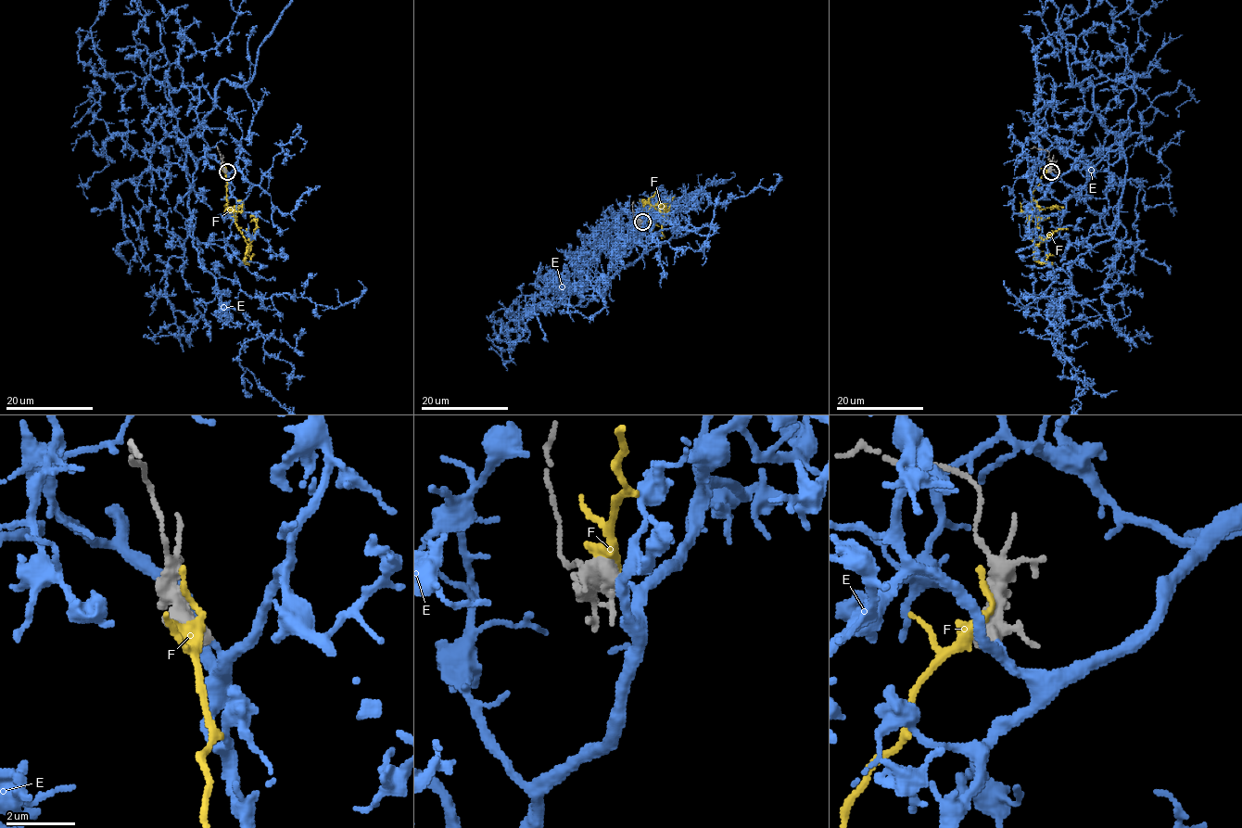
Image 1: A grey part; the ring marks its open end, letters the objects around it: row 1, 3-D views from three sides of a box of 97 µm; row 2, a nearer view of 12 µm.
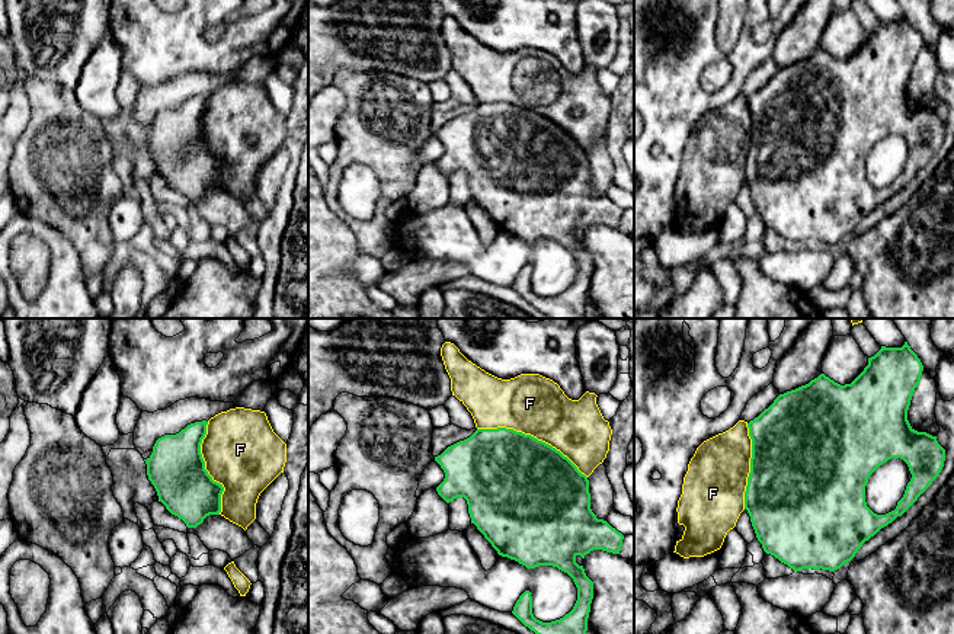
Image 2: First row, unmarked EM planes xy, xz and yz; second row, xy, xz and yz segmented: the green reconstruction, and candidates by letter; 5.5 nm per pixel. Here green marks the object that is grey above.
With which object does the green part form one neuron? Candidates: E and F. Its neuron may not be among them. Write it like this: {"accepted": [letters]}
{"accepted": ["E"]}

